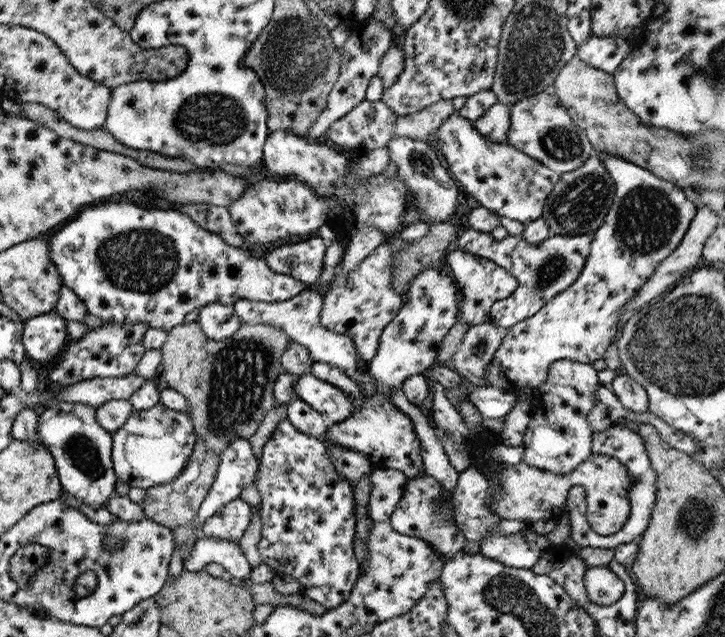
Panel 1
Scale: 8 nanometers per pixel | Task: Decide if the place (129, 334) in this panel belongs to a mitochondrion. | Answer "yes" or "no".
no

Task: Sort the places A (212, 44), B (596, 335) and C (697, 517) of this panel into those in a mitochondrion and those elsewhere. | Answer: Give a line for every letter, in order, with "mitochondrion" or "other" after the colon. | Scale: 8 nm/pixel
A: other
B: other
C: mitochondrion

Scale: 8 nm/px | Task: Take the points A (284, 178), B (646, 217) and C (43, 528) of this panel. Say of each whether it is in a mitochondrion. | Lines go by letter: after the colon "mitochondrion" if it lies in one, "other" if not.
A: other
B: mitochondrion
C: other

